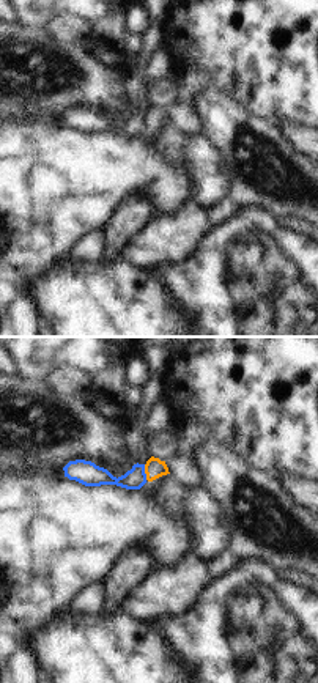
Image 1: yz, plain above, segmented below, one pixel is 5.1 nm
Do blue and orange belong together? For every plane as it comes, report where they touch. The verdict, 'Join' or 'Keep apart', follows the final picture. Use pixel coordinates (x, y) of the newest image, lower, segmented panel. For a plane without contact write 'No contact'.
Touches blue at (144, 472).

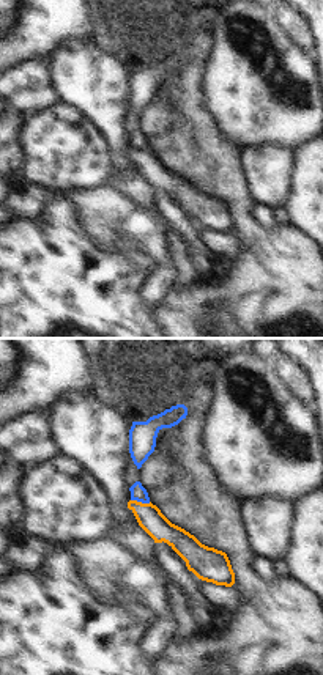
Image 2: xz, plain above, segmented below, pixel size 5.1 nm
Touches blue at (141, 501).

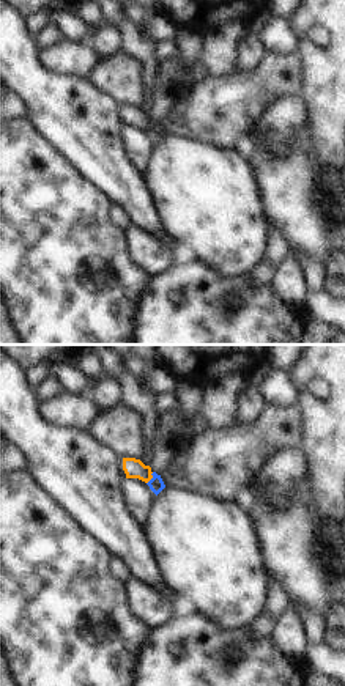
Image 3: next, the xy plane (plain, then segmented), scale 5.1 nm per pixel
Touches blue at (152, 479).

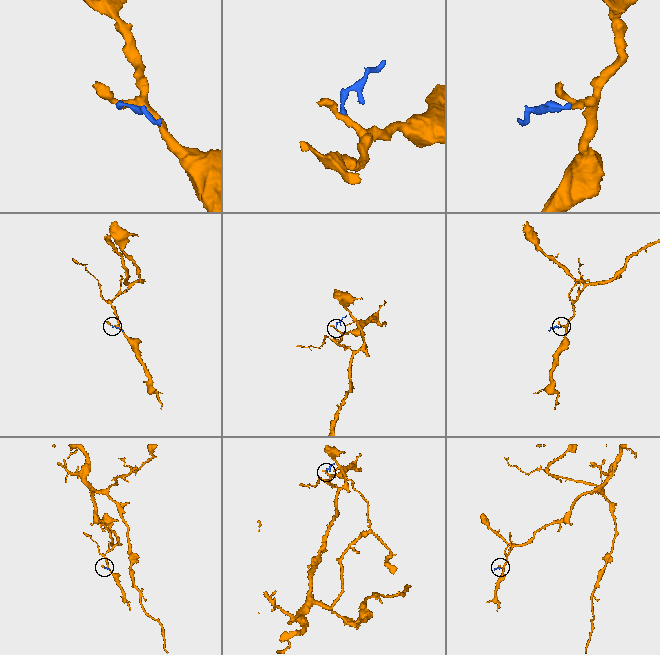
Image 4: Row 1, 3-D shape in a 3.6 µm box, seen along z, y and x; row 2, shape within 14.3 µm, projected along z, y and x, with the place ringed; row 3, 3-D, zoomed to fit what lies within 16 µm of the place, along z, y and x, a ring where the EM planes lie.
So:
Keep apart.

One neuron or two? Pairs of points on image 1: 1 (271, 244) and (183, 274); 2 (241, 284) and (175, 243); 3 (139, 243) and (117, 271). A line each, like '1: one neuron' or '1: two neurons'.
1: one neuron
2: two neurons
3: two neurons

